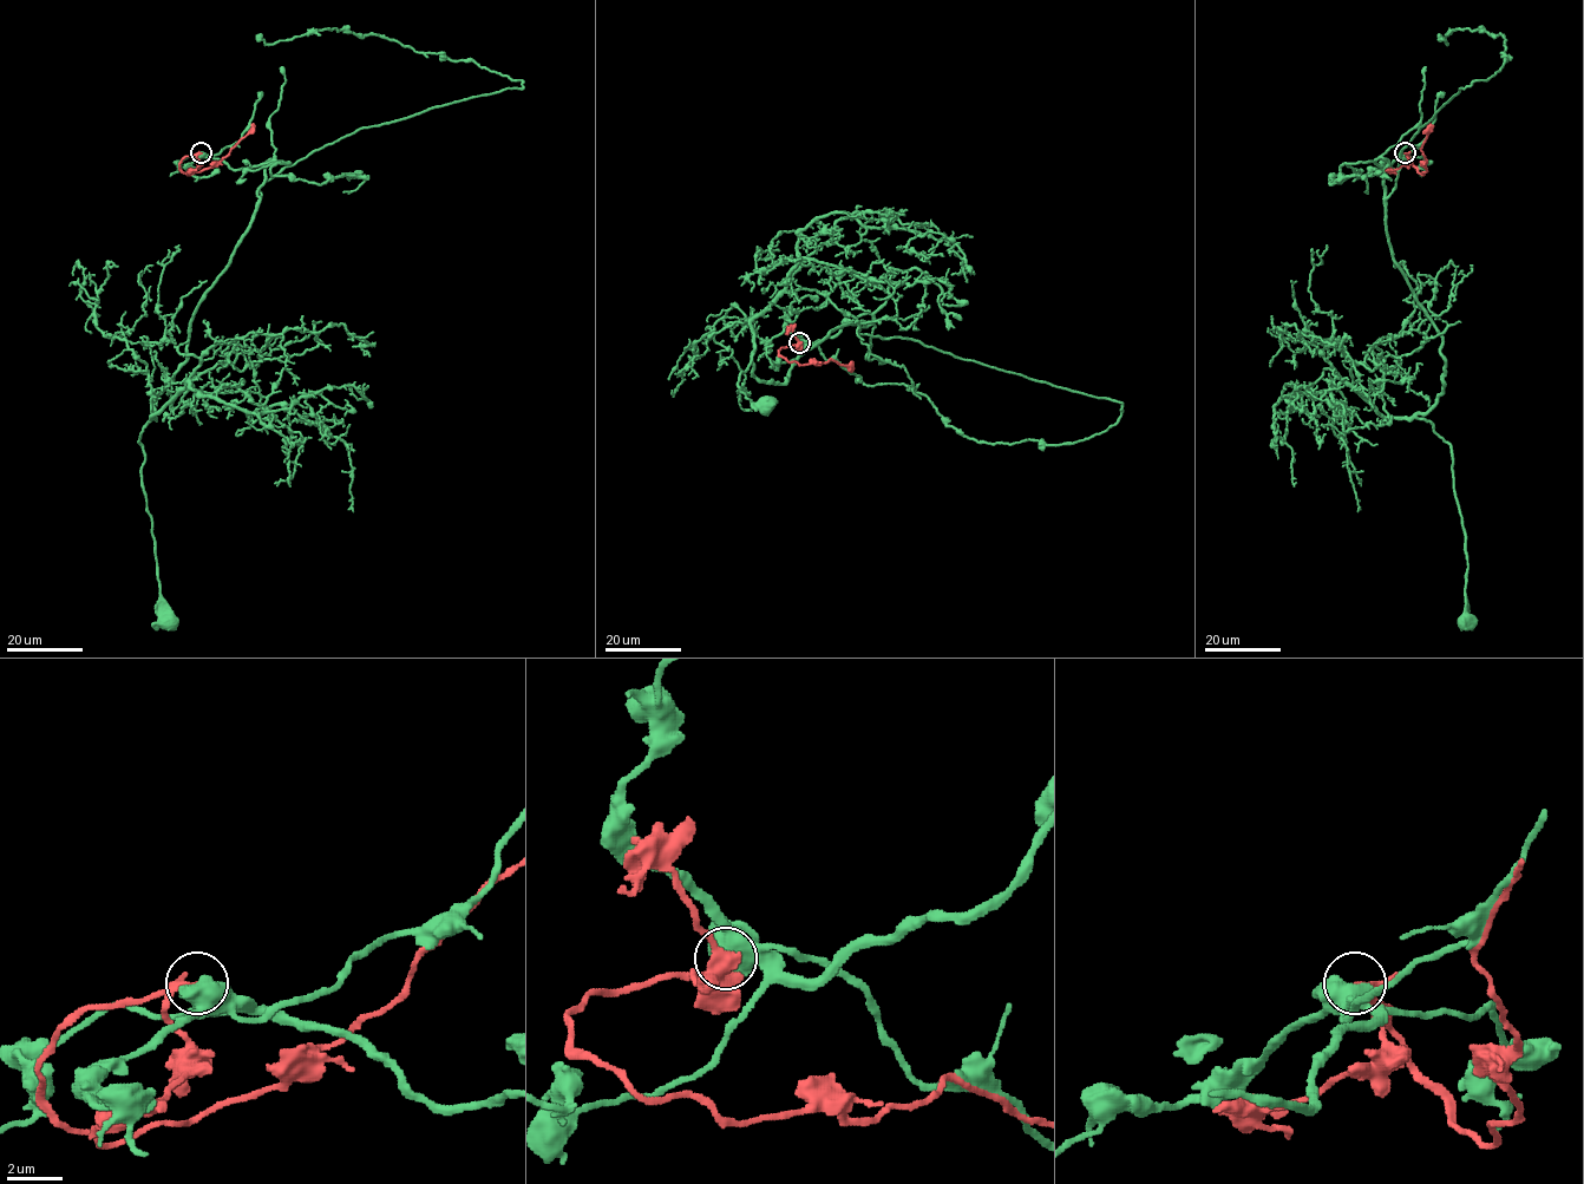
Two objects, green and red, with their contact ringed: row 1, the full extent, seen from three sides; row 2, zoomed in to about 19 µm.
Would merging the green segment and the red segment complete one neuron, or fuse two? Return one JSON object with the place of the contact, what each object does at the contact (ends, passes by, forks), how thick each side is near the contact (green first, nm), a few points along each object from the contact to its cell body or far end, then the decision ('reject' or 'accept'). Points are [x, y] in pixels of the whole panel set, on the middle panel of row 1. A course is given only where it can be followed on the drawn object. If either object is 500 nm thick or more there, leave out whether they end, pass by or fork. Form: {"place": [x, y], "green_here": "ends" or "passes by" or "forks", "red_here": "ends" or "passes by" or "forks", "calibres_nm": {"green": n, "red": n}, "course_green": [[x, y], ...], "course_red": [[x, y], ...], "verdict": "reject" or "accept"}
{"place": [799, 342], "calibres_nm": {"green": 800, "red": 240}, "course_green": [[800, 342], [871, 315], [833, 329], [785, 383], [759, 381], [753, 354], [738, 383], [765, 403]], "course_red": [[800, 342], [781, 347], [778, 354], [800, 365], [832, 359], [852, 368]], "verdict": "reject"}

